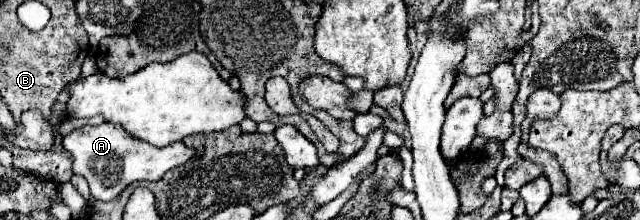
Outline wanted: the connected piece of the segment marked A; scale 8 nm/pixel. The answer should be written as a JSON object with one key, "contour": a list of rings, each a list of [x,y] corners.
{"contour":[[[107,122],[99,126],[83,126],[79,130],[73,130],[63,138],[63,148],[69,152],[73,160],[73,172],[85,176],[91,188],[91,196],[103,202],[117,198],[133,182],[161,180],[167,170],[185,164],[195,152],[193,148],[187,148],[183,142],[169,144],[165,148],[155,148],[147,142],[127,136],[123,128],[115,128],[115,124]]]}

